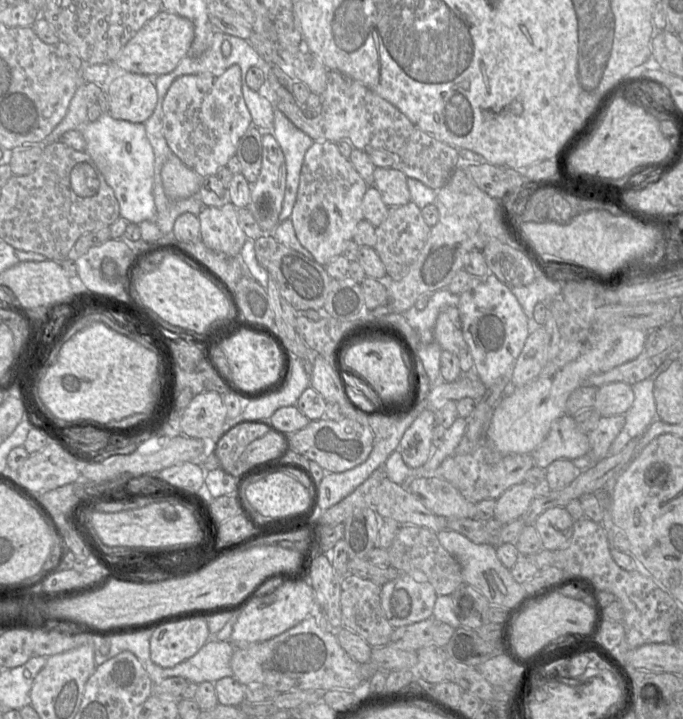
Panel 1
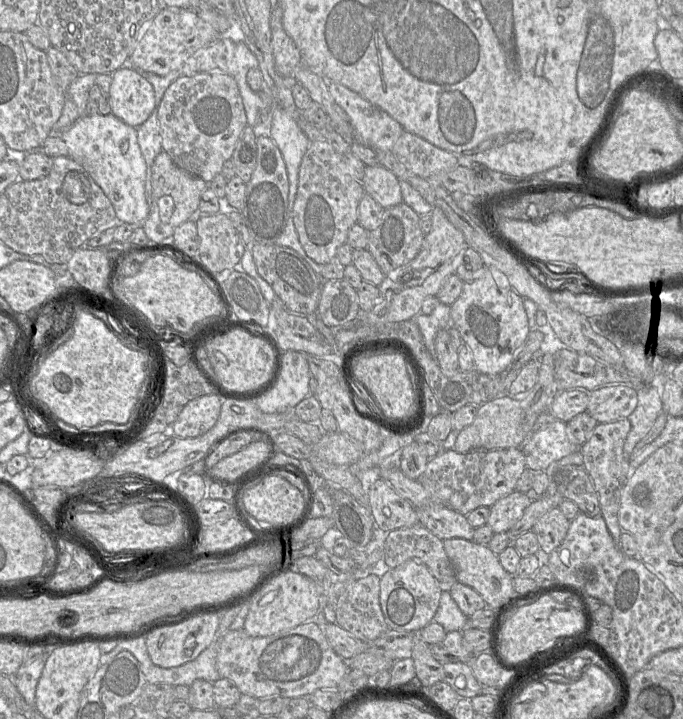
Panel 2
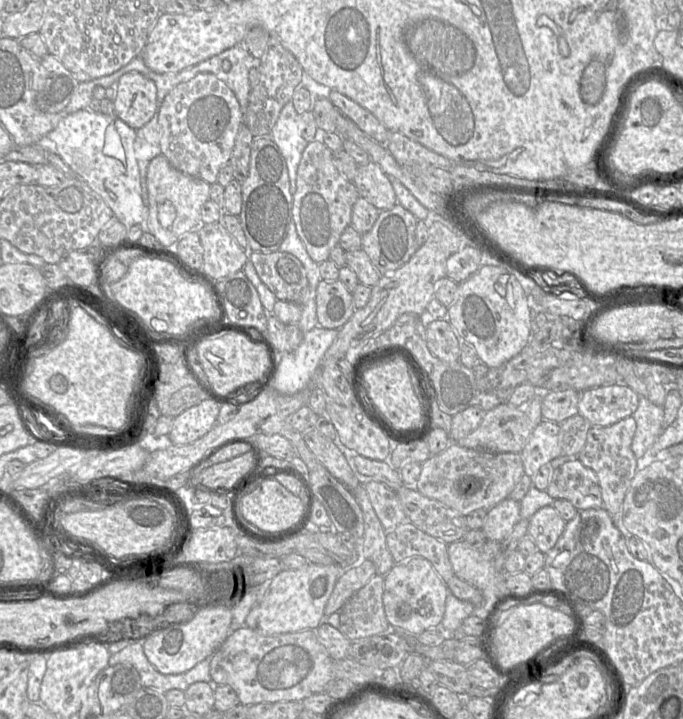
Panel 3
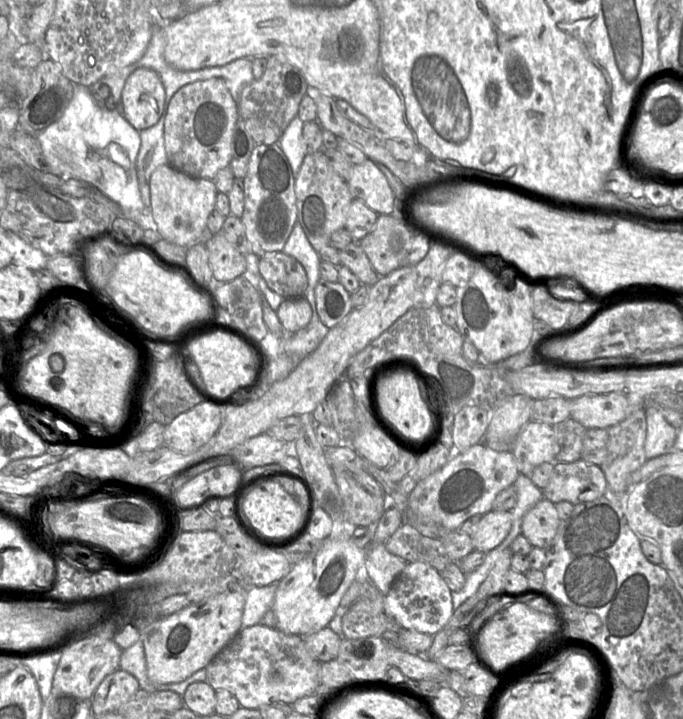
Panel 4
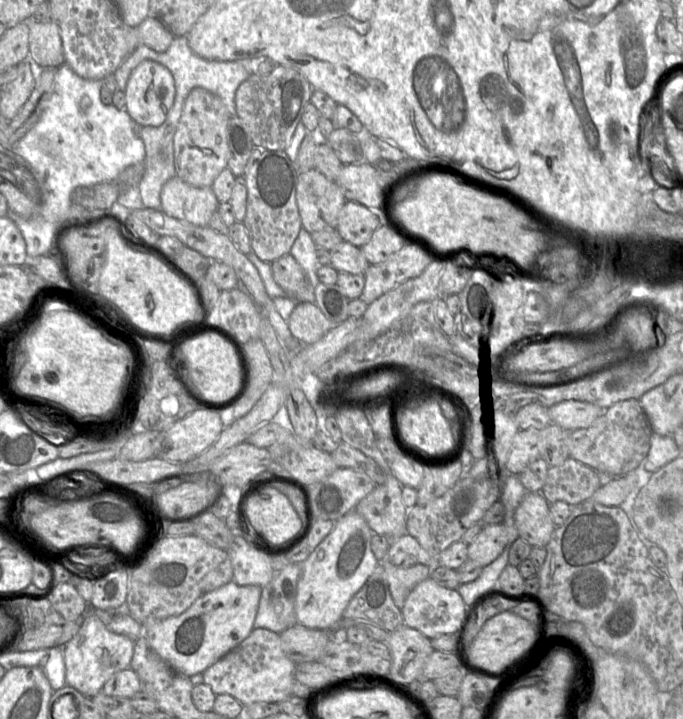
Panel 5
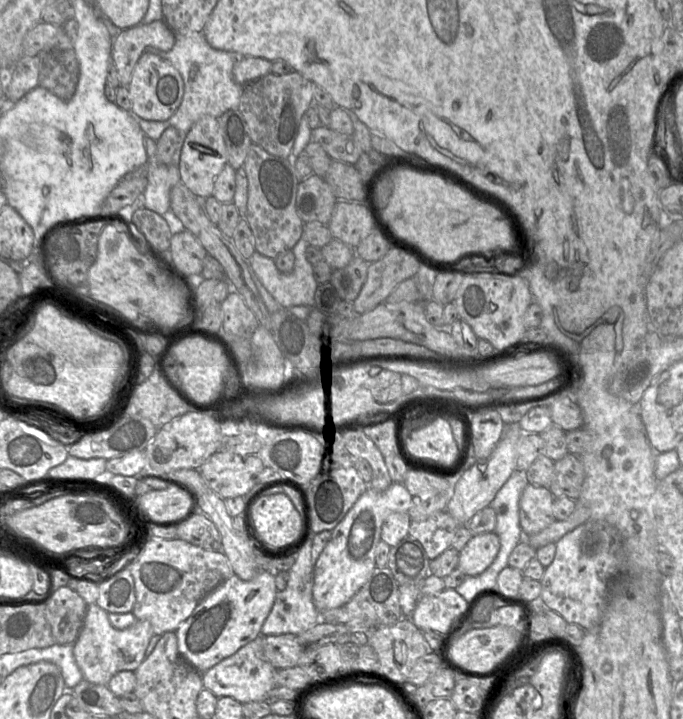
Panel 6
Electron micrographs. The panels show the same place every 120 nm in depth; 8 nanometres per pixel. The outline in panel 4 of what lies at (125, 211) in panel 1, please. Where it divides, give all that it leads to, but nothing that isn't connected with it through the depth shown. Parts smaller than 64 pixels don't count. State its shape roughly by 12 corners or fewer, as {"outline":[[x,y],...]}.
{"outline":[[74,84],[35,135],[45,169],[145,211],[139,131]]}

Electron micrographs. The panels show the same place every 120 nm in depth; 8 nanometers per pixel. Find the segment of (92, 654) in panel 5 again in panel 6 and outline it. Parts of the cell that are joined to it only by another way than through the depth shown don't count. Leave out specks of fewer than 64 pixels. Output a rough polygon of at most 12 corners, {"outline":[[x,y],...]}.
{"outline":[[88,605],[73,643],[83,679],[107,685],[146,659],[149,621],[117,629]]}

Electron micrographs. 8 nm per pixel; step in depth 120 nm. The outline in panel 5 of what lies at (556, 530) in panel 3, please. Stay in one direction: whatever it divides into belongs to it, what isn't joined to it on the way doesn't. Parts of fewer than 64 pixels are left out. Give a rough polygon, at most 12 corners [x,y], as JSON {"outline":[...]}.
{"outline":[[542,492],[526,494],[516,510],[520,537],[545,547],[557,528]]}

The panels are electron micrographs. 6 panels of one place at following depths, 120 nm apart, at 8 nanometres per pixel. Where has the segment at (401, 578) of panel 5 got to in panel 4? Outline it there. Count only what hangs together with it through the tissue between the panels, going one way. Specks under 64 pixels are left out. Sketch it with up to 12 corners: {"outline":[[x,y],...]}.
{"outline":[[385,544],[366,549],[368,577],[384,596],[407,564]]}

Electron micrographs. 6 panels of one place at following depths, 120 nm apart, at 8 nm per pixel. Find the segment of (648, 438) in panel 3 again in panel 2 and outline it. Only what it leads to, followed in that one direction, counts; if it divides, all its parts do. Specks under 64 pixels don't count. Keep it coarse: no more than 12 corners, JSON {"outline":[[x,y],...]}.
{"outline":[[656,387],[637,390],[638,403],[629,415],[631,429],[623,451],[635,445],[663,412]]}

